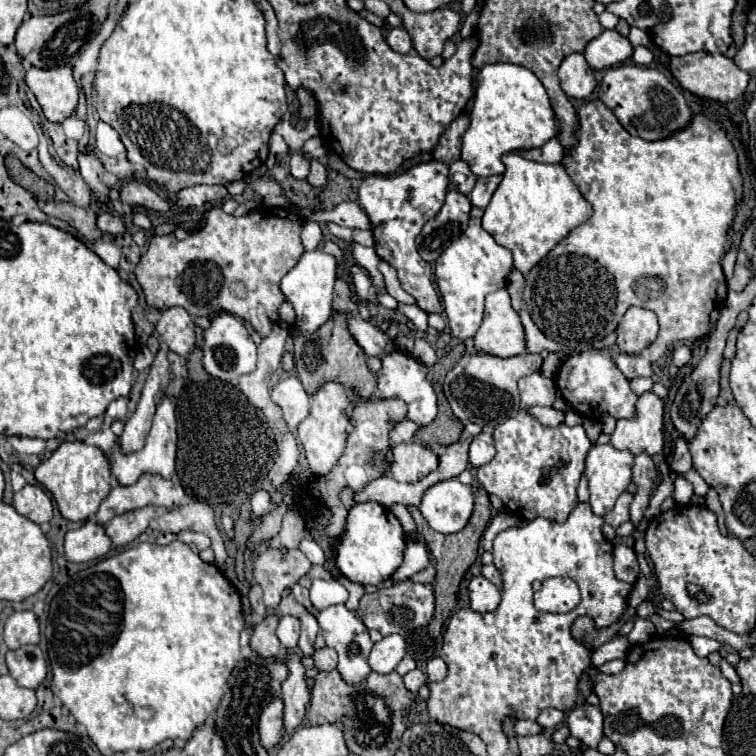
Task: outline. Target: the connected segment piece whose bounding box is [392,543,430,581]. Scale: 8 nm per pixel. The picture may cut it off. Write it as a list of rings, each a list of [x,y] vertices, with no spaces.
[[[408,543],[406,553],[404,553],[404,563],[398,567],[398,571],[392,575],[394,581],[404,581],[410,579],[414,573],[426,569],[430,565],[430,555],[428,549],[420,543]]]

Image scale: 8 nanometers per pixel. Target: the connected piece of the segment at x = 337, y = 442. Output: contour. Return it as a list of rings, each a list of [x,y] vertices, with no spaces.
[[[326,383],[318,393],[312,395],[310,415],[298,427],[298,441],[302,443],[306,451],[306,459],[310,463],[314,477],[330,473],[330,469],[338,463],[346,445],[346,437],[348,437],[346,427],[348,427],[346,389],[340,383]]]

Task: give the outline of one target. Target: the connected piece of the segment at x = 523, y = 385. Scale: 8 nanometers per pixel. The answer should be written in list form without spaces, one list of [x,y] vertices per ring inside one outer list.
[[[532,373],[528,377],[522,377],[518,381],[520,387],[520,399],[522,405],[544,405],[544,407],[552,407],[556,395],[558,395],[558,387],[552,379],[542,377],[540,373]]]

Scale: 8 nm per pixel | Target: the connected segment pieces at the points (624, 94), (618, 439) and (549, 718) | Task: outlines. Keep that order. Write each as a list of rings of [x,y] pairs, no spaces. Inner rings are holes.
[[[634,63],[610,67],[604,73],[602,79],[602,103],[612,109],[612,113],[618,117],[622,127],[636,137],[642,137],[646,141],[658,141],[674,135],[676,131],[688,127],[692,119],[692,111],[680,93],[680,89],[658,69],[640,67]]]
[[[654,393],[640,395],[636,403],[634,419],[620,419],[612,433],[612,445],[626,449],[632,455],[662,453],[664,445],[663,416],[664,402]]]
[[[548,707],[544,709],[540,715],[538,715],[538,723],[544,727],[544,729],[556,729],[562,721],[564,721],[564,711],[560,709],[554,709],[554,707]]]

